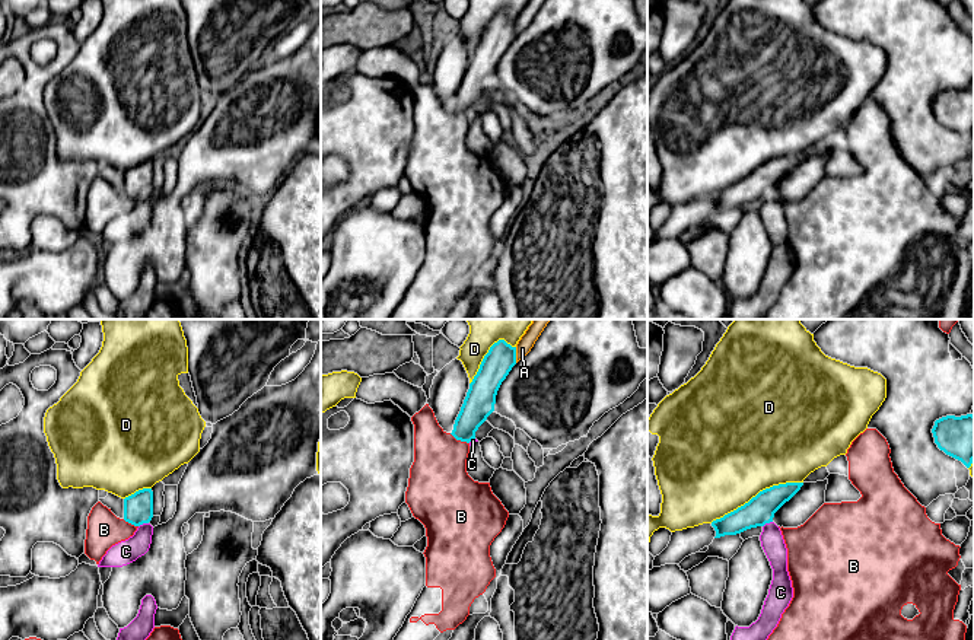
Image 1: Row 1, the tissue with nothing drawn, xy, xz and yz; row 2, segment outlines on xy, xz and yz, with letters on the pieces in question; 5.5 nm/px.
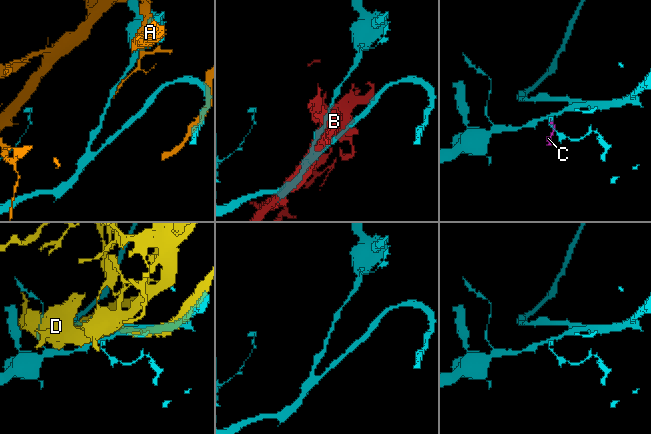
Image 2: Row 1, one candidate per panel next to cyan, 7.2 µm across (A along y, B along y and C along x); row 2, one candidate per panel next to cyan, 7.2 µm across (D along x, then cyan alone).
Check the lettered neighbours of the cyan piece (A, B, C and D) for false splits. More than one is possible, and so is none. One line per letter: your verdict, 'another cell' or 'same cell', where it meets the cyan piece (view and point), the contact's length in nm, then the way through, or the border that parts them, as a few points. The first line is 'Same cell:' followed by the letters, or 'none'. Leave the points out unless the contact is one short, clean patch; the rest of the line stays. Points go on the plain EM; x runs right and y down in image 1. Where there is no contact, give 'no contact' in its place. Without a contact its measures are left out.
Same cell: none
A: another cell; meets cyan in xz at (515, 28); contact 90 nm long
B: another cell; meets cyan in xz at (460, 112); contact 130 nm long
C: another cell; meets cyan in xy at (143, 196); contact 60 nm long; border along xy (147, 196), (139, 200)
D: another cell; meets cyan in yz at (757, 168); contact 550 nm long

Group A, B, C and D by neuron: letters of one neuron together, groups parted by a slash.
A / B / C / D

